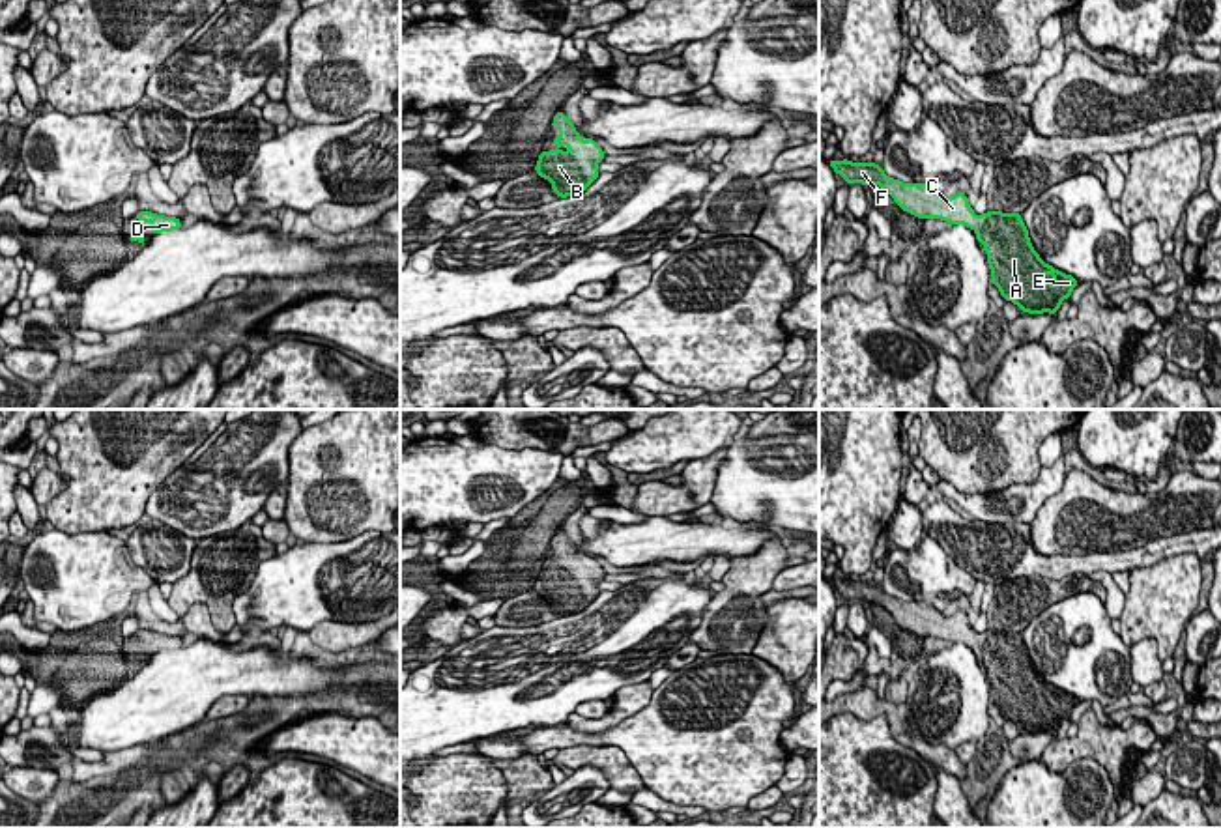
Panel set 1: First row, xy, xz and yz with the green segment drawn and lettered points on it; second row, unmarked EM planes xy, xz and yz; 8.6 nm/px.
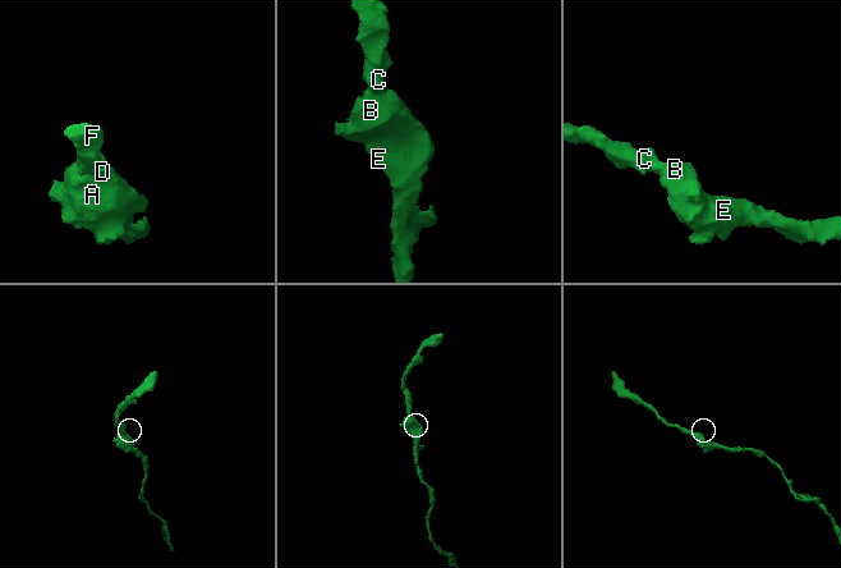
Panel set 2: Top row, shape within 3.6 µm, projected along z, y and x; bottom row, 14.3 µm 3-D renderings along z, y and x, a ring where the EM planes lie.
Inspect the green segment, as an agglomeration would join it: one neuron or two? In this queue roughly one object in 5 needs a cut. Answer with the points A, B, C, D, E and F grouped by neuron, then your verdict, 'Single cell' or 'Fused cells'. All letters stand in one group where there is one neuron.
Groups: A B C D E F. Single cell

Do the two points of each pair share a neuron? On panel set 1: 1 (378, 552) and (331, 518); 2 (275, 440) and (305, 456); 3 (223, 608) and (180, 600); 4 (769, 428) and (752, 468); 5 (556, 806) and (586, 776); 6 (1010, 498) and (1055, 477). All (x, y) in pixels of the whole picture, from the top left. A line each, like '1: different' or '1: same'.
1: different
2: different
3: same
4: different
5: same
6: same

